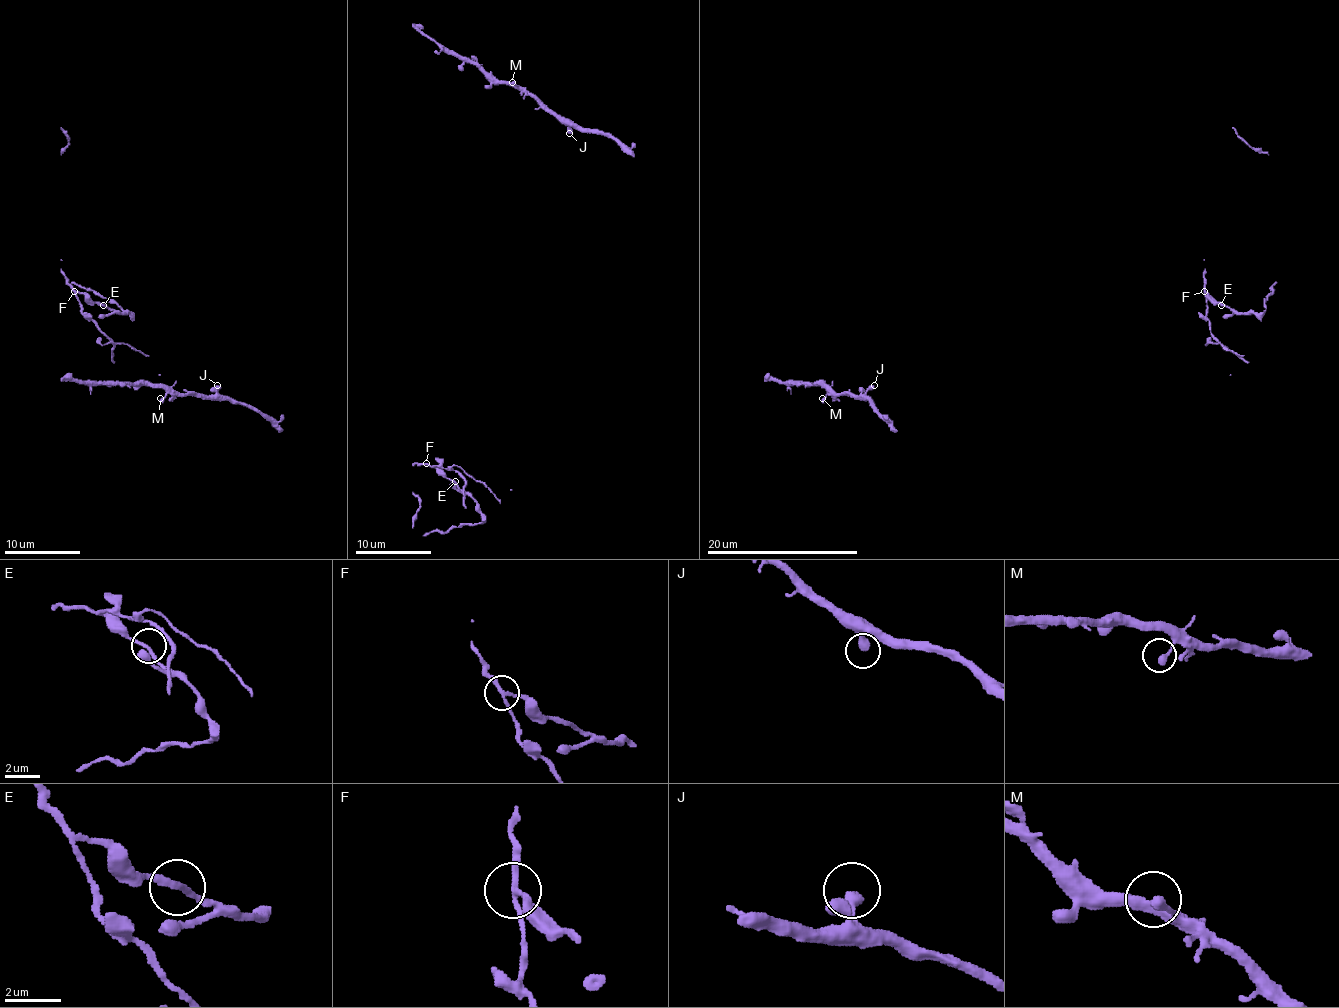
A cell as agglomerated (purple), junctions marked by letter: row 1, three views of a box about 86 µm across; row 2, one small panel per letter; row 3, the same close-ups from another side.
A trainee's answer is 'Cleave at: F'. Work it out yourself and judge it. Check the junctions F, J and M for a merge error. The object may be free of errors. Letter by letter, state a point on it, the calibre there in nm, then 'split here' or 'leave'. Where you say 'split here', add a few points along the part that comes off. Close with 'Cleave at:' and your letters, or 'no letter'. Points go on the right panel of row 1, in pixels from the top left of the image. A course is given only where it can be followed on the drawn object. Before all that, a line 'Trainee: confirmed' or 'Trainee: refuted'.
Trainee: confirmed
F: place (1204, 291); calibre 190 nm; split here
J: place (874, 385); calibre 440 nm; leave
M: place (822, 398); calibre 340 nm; leave
Cleave at: F

